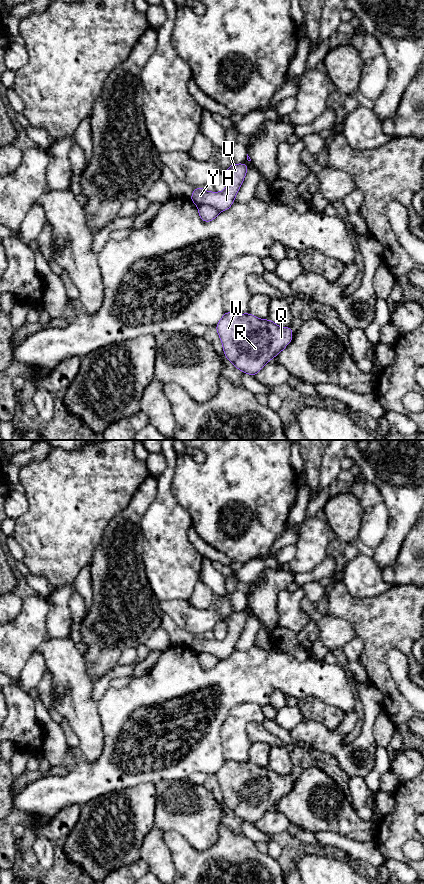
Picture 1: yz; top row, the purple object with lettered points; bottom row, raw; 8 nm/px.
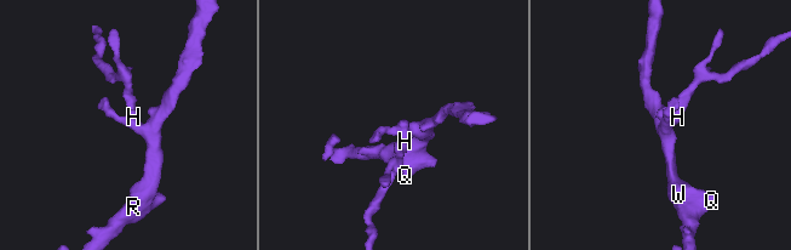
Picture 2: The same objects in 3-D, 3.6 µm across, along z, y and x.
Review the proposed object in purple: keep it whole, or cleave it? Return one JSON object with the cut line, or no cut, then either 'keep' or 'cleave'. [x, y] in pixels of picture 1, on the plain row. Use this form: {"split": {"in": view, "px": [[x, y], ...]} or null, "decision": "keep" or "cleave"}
{"split": {"in": "yz", "px": [[198, 653], [210, 652], [219, 659]]}, "decision": "cleave"}

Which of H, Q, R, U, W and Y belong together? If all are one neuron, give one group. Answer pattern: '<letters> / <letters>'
H U Y / Q R W

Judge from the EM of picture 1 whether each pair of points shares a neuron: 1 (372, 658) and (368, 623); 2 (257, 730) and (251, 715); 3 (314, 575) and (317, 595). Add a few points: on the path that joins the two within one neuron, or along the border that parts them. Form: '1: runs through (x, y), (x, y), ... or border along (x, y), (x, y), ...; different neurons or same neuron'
1: runs through (372, 649), (372, 632); same neuron
2: border along (261, 722), (247, 725), (246, 736), (251, 742); different neurons
3: border along (318, 581), (306, 582), (302, 586); different neurons

